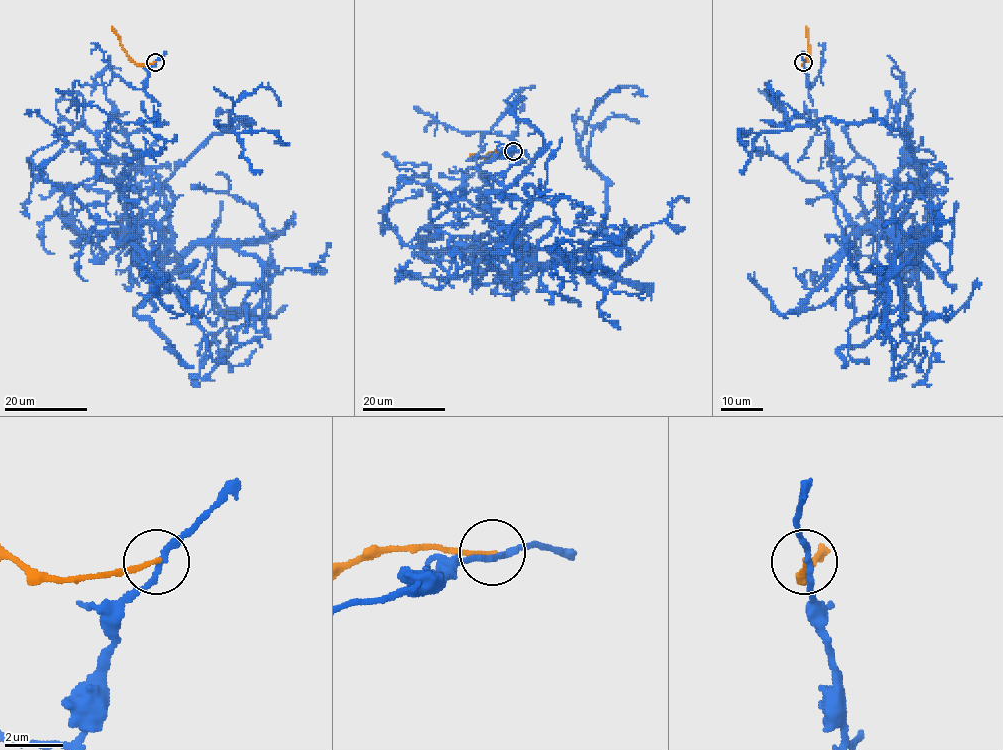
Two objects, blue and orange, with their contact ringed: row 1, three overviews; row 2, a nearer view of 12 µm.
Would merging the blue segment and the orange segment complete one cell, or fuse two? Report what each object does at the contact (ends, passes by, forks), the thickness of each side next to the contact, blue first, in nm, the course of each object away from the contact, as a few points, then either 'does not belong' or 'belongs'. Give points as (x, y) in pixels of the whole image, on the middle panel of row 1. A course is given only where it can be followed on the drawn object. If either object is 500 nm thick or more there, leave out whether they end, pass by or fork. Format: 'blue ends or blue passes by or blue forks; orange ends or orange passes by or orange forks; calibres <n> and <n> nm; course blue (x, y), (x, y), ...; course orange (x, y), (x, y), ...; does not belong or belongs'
blue passes by; orange ends; calibres 200 and 170 nm; course blue (513, 151), (503, 113), (476, 164), (525, 270), (600, 227), (585, 124), (620, 87), (646, 95); course orange (513, 151), (495, 150), (480, 158), (469, 154); does not belong

